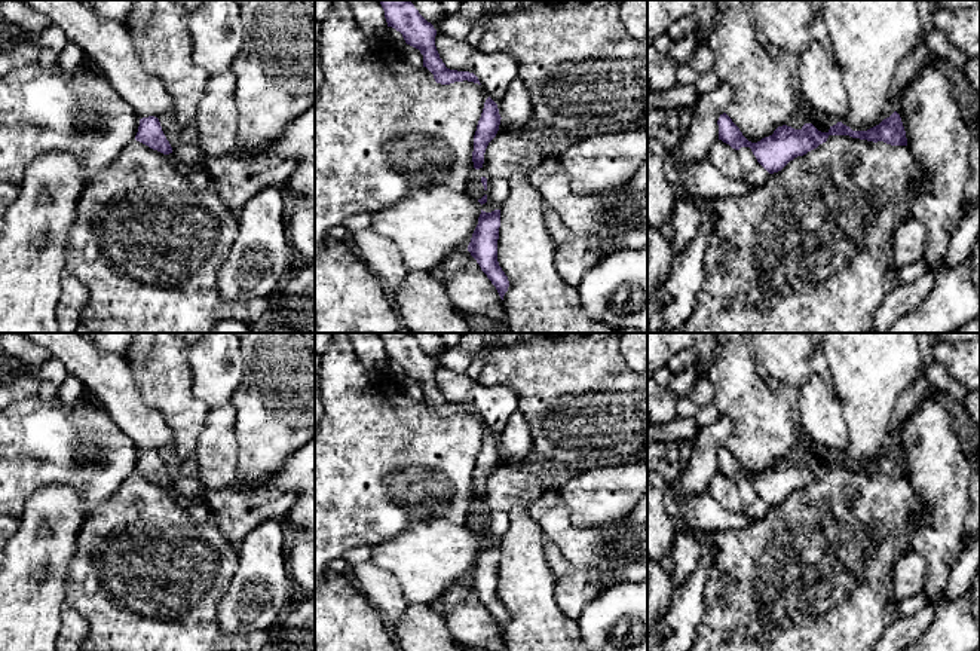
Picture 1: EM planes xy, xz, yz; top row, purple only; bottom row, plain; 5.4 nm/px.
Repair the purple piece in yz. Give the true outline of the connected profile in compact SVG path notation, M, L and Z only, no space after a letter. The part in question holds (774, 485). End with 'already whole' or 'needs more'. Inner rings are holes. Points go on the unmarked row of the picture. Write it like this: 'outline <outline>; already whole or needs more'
outline M897 444L867 464L852 464L842 455L830 459L827 465L818 464L812 456L805 456L800 462L783 458L772 468L757 476L748 474L726 446L720 447L717 458L719 473L735 483L750 480L757 495L769 507L781 504L794 490L817 482L830 468L849 468L873 476L883 474L891 479L907 479L906 464Z; already whole

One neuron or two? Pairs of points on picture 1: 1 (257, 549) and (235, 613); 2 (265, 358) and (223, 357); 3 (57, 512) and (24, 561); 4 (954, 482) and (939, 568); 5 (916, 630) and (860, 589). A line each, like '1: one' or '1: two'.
1: one
2: two
3: one
4: one
5: two

